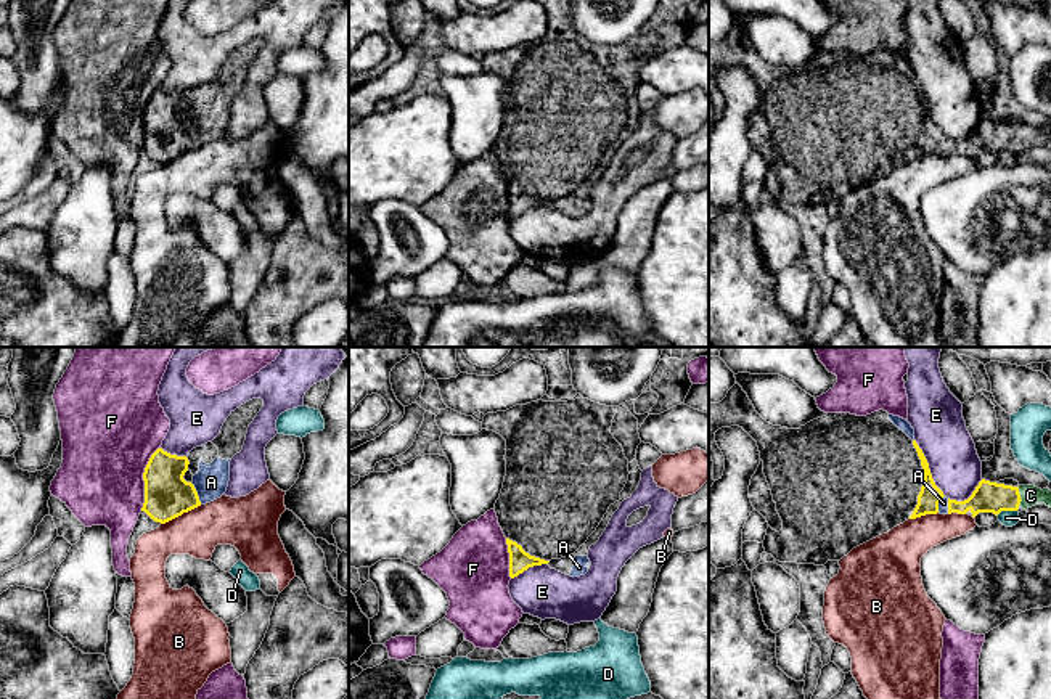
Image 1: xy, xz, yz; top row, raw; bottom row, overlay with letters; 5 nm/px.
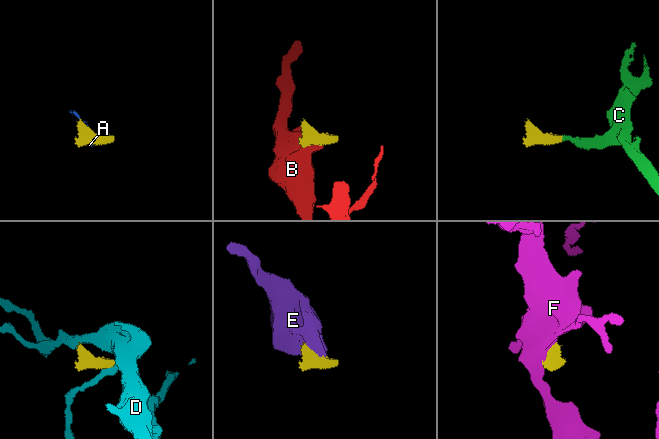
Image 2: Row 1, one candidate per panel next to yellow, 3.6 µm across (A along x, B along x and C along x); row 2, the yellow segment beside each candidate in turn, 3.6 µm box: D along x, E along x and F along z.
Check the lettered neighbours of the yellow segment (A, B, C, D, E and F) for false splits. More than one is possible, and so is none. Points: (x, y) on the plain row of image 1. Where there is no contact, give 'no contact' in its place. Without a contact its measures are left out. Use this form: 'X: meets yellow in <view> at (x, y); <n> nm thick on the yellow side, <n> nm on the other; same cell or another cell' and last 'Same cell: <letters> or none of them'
A: meets yellow in xy at (196, 134); 240 nm thick on the yellow side, 170 nm on the other; same cell
B: meets yellow in xy at (180, 155); 240 nm thick on the yellow side, 240 nm on the other; another cell
C: meets yellow in yz at (1019, 135); 160 nm thick on the yellow side, 100 nm on the other; same cell
D: meets yellow in yz at (1006, 150); 160 nm thick on the yellow side, 80 nm on the other; another cell
E: meets yellow in yz at (928, 108); 120 nm thick on the yellow side, 260 nm on the other; another cell
F: meets yellow in xy at (143, 119); 240 nm thick on the yellow side, 440 nm on the other; another cell
Same cell: A, C

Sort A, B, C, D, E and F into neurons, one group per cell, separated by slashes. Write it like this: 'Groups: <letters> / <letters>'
Groups: A C / B / D / E / F

